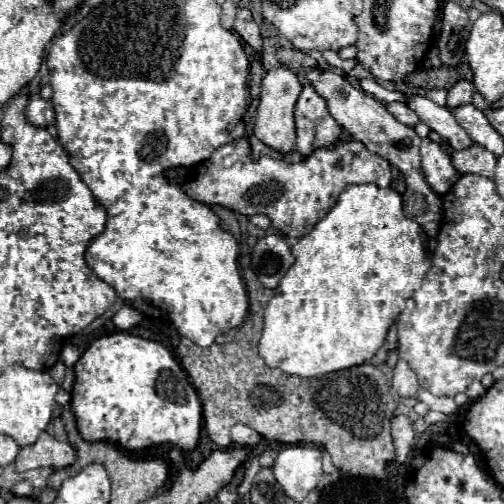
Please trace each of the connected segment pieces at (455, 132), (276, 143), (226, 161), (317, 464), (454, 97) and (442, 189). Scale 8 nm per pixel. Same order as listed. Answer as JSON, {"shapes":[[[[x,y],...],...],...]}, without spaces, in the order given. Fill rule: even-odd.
{"shapes":[[[[410,94],[406,104],[418,114],[420,122],[424,122],[430,130],[438,132],[444,140],[448,140],[454,150],[464,150],[472,144],[470,136],[460,128],[460,124],[446,106],[438,106],[432,100],[418,94]]],[[[280,66],[280,68],[272,68],[270,72],[266,72],[260,88],[262,88],[262,94],[260,94],[260,102],[258,102],[254,136],[260,138],[270,148],[286,154],[294,148],[294,140],[296,140],[294,106],[296,106],[296,100],[298,100],[300,92],[302,92],[302,84],[298,82],[298,76],[292,70]]],[[[240,138],[236,142],[220,146],[210,156],[210,160],[198,166],[196,178],[182,188],[194,200],[208,206],[220,204],[246,216],[264,214],[282,236],[290,238],[294,228],[294,238],[302,238],[324,218],[324,210],[328,212],[336,204],[346,184],[370,182],[388,188],[390,178],[392,174],[388,160],[382,160],[378,154],[368,152],[366,146],[358,140],[340,140],[332,148],[316,148],[308,158],[296,164],[288,164],[282,158],[270,156],[262,156],[254,162],[248,140]]],[[[306,446],[284,448],[272,470],[284,492],[294,502],[300,502],[310,490],[317,488],[322,478],[322,452]]],[[[460,80],[458,84],[454,84],[450,90],[448,90],[448,108],[454,110],[462,104],[470,104],[472,102],[472,94],[474,94],[474,86],[470,80]]],[[[422,138],[422,172],[432,192],[440,196],[444,196],[460,178],[460,172],[452,166],[450,156],[444,154],[440,144],[430,138]]]]}

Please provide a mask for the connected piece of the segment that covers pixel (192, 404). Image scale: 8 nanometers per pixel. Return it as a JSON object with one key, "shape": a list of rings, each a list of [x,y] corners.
{"shape":[[[128,332],[102,336],[90,344],[74,366],[76,382],[72,396],[72,412],[84,440],[112,442],[126,450],[142,450],[158,444],[174,444],[182,450],[192,450],[200,438],[202,404],[184,368],[176,362],[172,352],[160,342],[152,342]]]}

